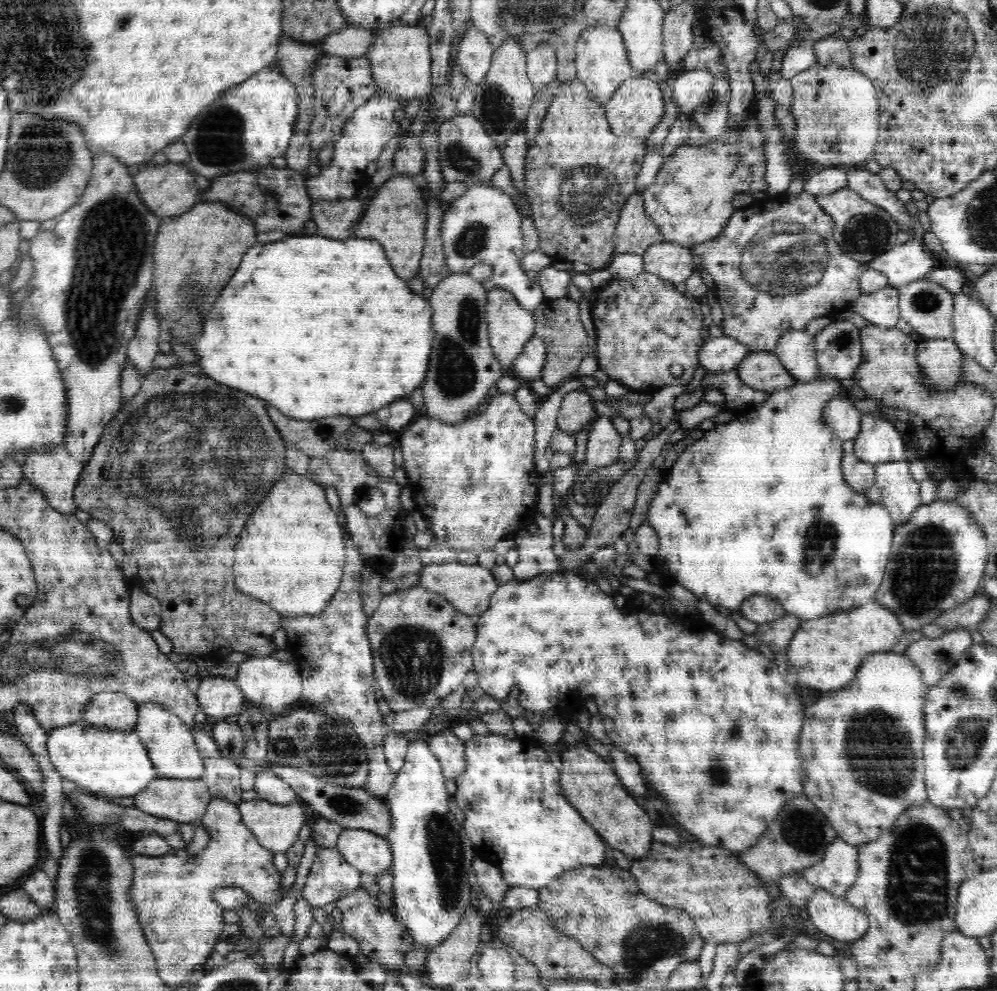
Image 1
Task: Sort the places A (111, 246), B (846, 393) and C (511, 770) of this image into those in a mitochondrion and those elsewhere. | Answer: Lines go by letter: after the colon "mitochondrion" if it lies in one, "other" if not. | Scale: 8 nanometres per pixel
A: mitochondrion
B: other
C: other

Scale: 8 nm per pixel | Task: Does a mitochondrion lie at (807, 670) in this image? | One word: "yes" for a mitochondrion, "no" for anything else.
no

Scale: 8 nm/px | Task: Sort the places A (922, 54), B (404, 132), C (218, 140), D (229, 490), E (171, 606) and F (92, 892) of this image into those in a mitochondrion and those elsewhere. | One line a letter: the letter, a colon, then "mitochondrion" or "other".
A: mitochondrion
B: other
C: mitochondrion
D: mitochondrion
E: other
F: mitochondrion

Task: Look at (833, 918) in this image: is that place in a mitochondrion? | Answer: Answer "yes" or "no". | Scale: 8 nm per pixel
no

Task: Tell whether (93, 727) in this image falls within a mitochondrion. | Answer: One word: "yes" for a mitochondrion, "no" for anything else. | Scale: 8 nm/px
no

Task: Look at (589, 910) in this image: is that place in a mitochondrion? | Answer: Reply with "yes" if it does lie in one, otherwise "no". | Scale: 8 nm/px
no

